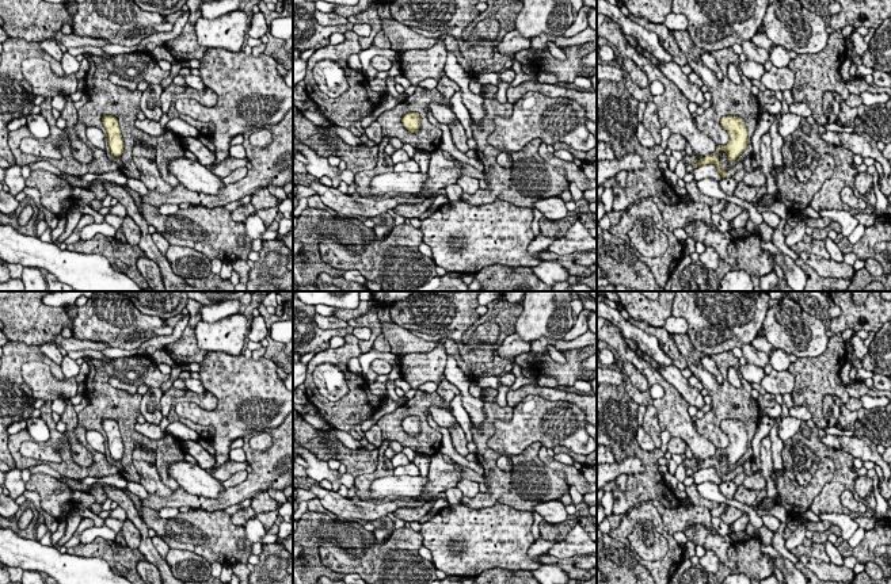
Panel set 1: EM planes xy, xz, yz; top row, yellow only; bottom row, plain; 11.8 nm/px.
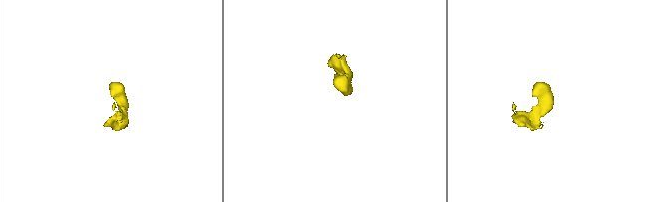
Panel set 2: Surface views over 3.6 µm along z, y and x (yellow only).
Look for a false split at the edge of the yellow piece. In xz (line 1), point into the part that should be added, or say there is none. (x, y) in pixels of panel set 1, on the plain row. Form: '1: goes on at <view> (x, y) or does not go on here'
1: does not go on here

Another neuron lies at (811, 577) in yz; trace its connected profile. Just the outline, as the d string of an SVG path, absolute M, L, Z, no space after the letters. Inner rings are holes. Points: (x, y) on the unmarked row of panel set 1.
M801 561L795 564L795 566L796 569L804 573L807 584L850 584L850 583L839 583L839 581L820 581L812 570L810 570L801 564Z

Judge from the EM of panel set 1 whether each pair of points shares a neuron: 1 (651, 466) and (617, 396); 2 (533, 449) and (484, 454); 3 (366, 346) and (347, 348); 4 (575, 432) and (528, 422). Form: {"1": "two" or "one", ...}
{"1": "one", "2": "one", "3": "two", "4": "one"}

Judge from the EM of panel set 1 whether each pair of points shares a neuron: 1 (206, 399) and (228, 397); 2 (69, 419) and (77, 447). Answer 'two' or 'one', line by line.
1: two
2: one

